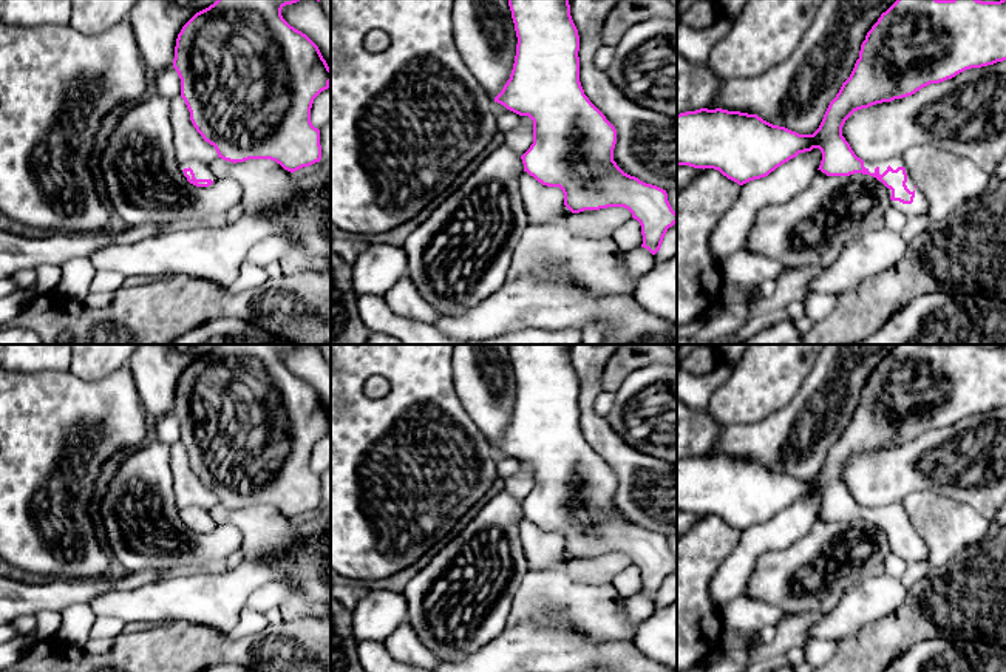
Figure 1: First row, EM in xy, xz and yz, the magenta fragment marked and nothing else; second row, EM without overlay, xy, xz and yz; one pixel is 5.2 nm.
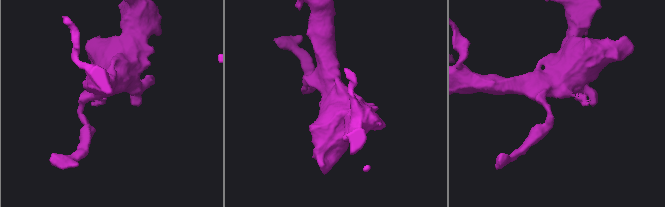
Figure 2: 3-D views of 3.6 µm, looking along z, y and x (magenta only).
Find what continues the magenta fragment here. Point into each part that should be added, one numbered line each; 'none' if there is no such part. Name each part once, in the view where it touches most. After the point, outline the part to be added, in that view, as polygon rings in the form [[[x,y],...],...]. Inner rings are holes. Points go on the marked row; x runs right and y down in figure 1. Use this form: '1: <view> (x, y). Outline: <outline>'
1: yz (920, 206). Outline: [[[890,158],[890,159],[882,159],[882,161],[864,161],[864,167],[870,171],[875,173],[875,168],[879,168],[879,175],[882,175],[887,167],[892,167],[893,170],[896,170],[898,167],[904,167],[906,173],[907,173],[907,188],[910,192],[915,193],[913,202],[912,204],[902,204],[899,201],[892,201],[890,199],[890,205],[898,209],[901,213],[904,213],[907,218],[912,216],[919,216],[919,215],[926,215],[929,213],[929,204],[927,199],[924,196],[924,193],[913,184],[909,170],[902,161],[902,158]]]

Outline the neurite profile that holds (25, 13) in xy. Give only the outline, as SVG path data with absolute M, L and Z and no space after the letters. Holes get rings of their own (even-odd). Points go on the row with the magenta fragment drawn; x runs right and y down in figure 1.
M0 0L0 22L19 26L70 25L73 0Z

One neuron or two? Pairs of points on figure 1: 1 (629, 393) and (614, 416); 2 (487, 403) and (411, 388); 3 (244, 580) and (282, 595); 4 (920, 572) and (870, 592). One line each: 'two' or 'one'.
1: one
2: two
3: two
4: two

